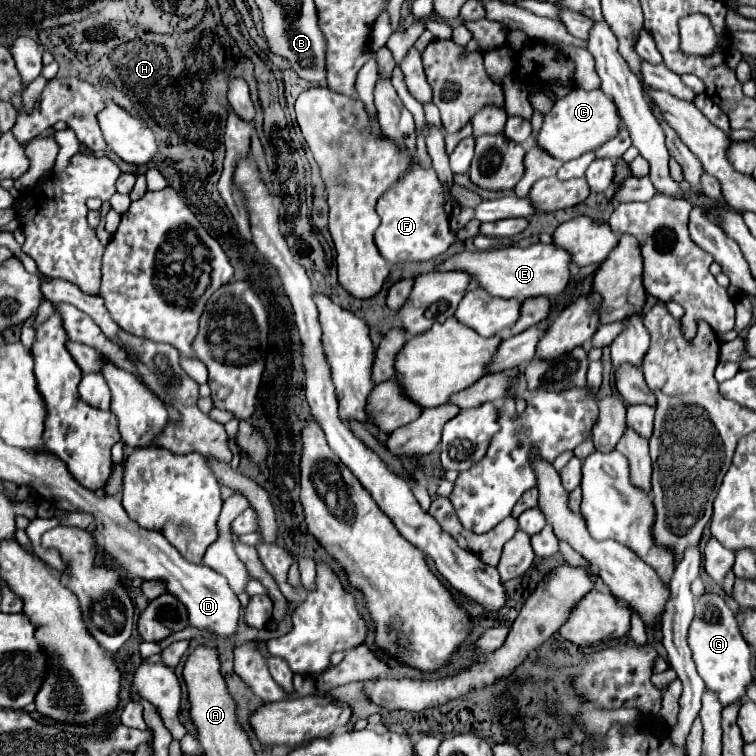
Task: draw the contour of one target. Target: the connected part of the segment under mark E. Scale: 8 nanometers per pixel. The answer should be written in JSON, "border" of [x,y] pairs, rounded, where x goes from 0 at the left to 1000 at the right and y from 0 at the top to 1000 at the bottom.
{"border":[[[706,323],[701,328],[661,328],[648,333],[611,333],[590,344],[579,357],[614,357],[635,373],[651,392],[664,394],[706,394],[738,392],[757,368],[757,339],[735,323]]]}

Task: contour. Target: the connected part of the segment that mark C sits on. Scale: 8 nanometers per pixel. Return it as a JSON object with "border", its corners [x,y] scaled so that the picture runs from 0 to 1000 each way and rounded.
{"border":[[[762,116],[754,124],[735,132],[733,143],[725,148],[725,153],[720,153],[720,167],[709,183],[709,190],[722,196],[722,201],[728,201],[733,209],[751,214],[810,185],[820,175],[820,164],[823,159],[817,143],[807,127],[802,127],[796,119],[775,122]]]}

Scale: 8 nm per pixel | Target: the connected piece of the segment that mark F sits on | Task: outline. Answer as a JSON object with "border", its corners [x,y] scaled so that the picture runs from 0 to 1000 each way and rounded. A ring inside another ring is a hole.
{"border":[[[550,222],[519,249],[513,249],[508,259],[503,259],[497,280],[505,294],[495,310],[495,320],[505,341],[521,349],[561,347],[587,336],[603,317],[603,312],[593,304],[593,286],[585,275],[585,249],[579,246],[582,243],[574,222]]]}

